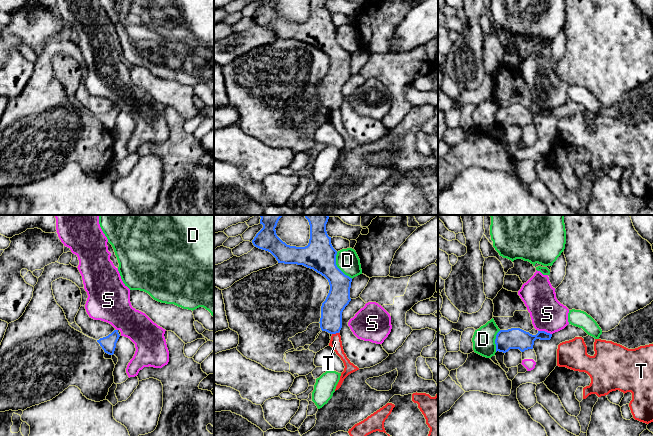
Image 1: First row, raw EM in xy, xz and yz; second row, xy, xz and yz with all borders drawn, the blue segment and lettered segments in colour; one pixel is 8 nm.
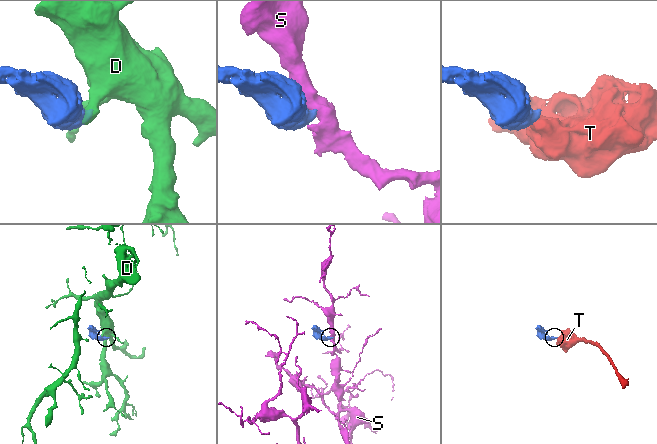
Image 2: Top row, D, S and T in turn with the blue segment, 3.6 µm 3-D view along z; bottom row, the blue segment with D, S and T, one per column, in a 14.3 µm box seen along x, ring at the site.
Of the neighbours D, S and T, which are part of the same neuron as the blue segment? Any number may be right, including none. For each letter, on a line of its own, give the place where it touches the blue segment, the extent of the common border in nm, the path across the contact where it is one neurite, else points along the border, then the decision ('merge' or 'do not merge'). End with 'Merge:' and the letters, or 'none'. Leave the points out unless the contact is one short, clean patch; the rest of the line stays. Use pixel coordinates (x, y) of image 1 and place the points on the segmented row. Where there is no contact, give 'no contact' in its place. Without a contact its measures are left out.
D: contact xz (337, 267); length 260 nm; border xz (336, 252), (336, 265), (352, 278); do not merge
S: contact yz (544, 331); length 120 nm; border yz (538, 330), (544, 330), (551, 334); do not merge
T: contact xz (335, 333); length 60 nm; border xz (338, 332), (332, 334); do not merge
Merge: none

